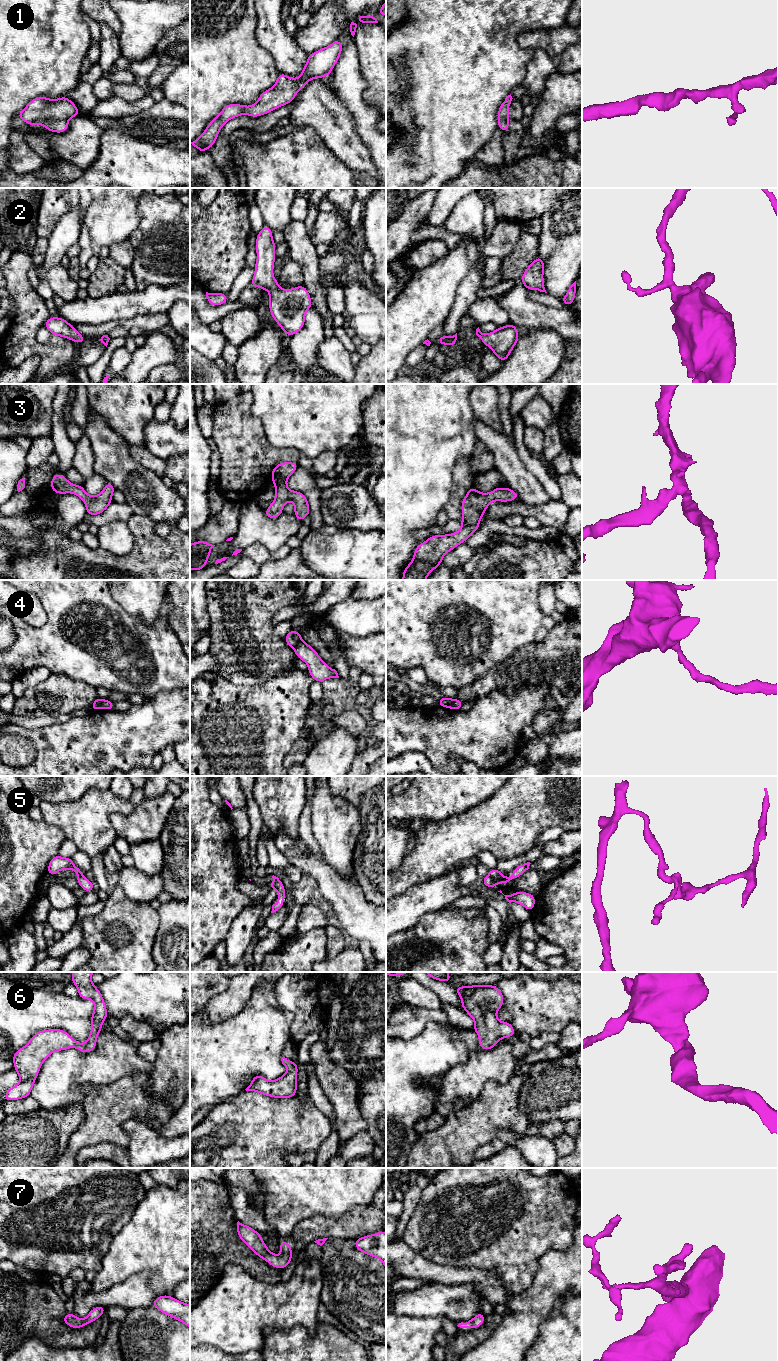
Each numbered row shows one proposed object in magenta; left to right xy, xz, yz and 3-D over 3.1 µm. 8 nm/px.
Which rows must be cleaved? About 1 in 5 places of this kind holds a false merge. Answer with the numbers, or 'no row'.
4, 5

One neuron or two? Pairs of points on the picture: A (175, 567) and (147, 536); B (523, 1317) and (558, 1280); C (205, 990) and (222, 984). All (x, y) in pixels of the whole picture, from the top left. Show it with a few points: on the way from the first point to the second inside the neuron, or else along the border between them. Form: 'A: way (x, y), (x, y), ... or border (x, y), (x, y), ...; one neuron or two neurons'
A: way (167, 559), (152, 544); one neuron
B: way (531, 1308), (549, 1289); one neuron
C: way (209, 989), (218, 984); one neuron

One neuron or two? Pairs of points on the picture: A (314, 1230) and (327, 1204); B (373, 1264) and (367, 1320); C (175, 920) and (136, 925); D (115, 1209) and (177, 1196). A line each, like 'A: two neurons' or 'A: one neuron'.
A: two neurons
B: one neuron
C: two neurons
D: two neurons

